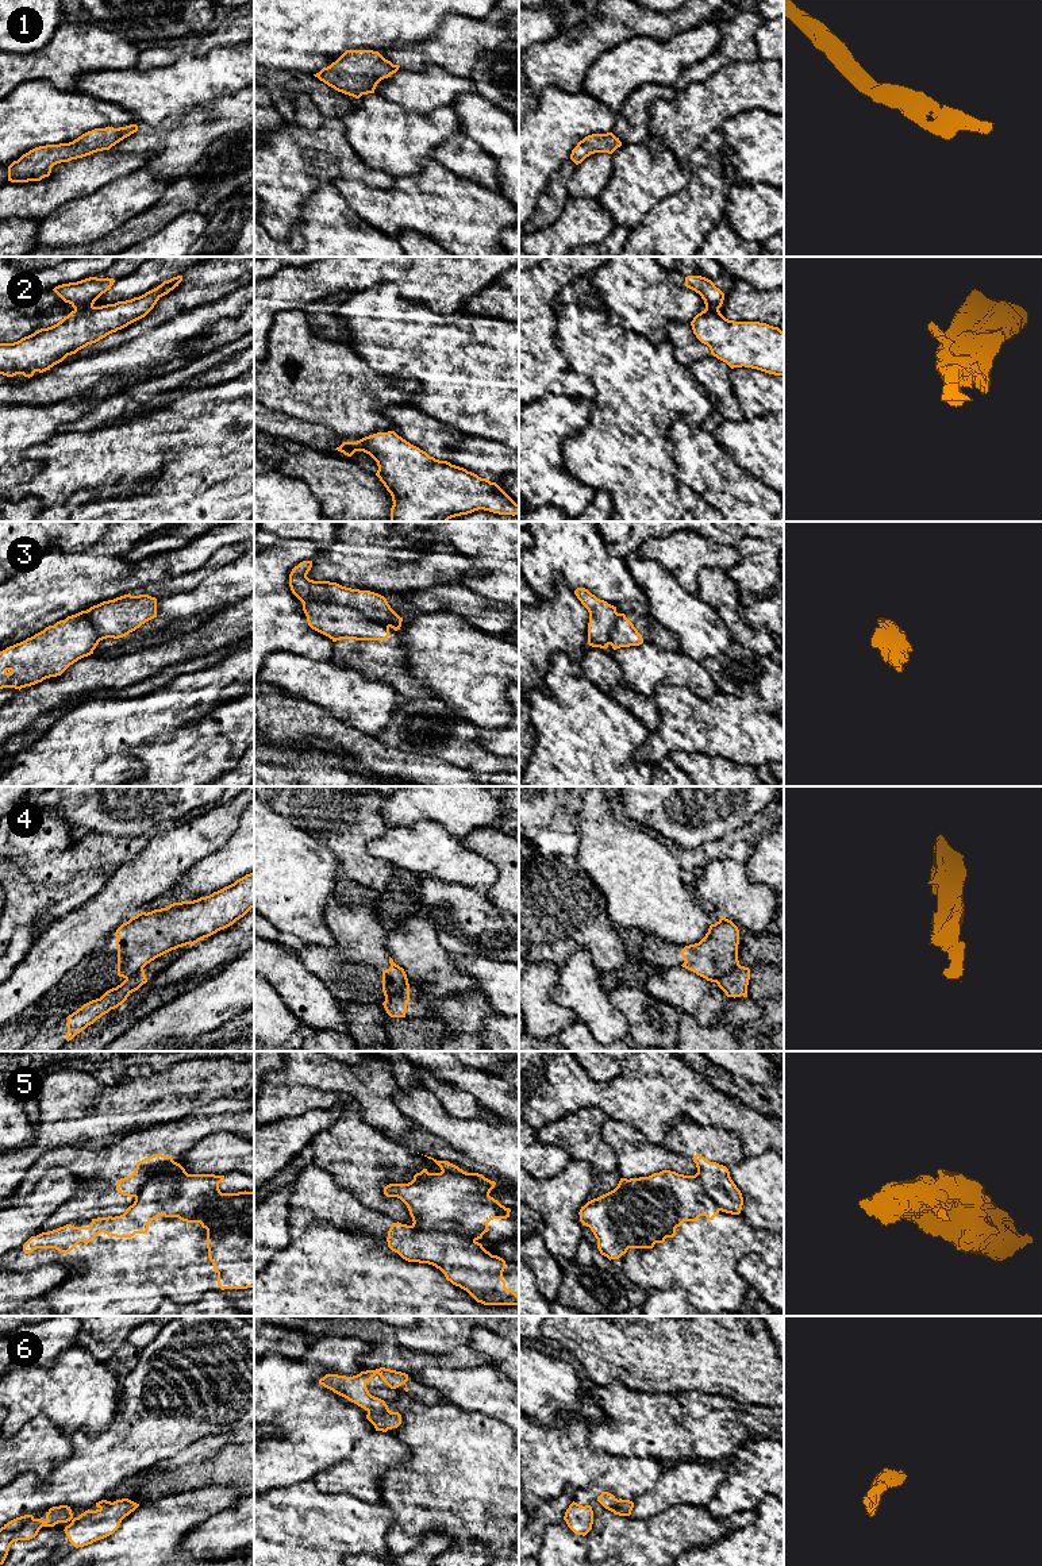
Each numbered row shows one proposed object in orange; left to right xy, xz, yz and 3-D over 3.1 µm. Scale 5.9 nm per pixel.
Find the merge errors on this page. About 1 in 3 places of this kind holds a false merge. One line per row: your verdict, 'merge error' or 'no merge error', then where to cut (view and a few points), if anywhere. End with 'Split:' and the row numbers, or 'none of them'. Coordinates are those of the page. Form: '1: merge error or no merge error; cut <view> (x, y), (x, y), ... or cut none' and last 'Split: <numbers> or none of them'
1: no merge error; cut none
2: merge error; cut xy (92, 306), (75, 310)
3: merge error; cut xz (303, 601), (343, 604), (388, 627)
4: merge error; cut yz (739, 965), (715, 981)
5: merge error; cut xz (410, 1226), (418, 1230), (446, 1230), (475, 1241)
6: no merge error; cut none
Split: 2, 3, 4, 5

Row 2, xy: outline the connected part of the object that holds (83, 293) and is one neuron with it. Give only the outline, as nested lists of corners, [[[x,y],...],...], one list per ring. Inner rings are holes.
[[[89,277],[55,286],[53,291],[74,309],[92,308],[95,301],[114,285],[114,278]]]

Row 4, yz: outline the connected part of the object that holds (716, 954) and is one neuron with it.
[[[720,919],[711,924],[705,936],[695,944],[681,950],[683,967],[696,973],[707,981],[716,982],[737,966],[739,930],[728,919]]]

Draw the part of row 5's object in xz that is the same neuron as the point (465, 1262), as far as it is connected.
[[[397,1221],[391,1226],[387,1242],[403,1259],[439,1269],[477,1303],[519,1305],[519,1296],[507,1289],[503,1280],[505,1261],[476,1240],[447,1231],[420,1231]]]

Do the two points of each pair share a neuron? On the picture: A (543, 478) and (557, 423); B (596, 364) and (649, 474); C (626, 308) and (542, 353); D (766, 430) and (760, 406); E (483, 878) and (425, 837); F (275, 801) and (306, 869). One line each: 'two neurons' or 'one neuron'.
A: one neuron
B: one neuron
C: two neurons
D: two neurons
E: one neuron
F: two neurons

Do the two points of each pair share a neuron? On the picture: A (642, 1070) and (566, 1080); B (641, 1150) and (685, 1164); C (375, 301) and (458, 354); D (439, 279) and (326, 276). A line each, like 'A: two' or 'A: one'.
A: one
B: one
C: one
D: one

